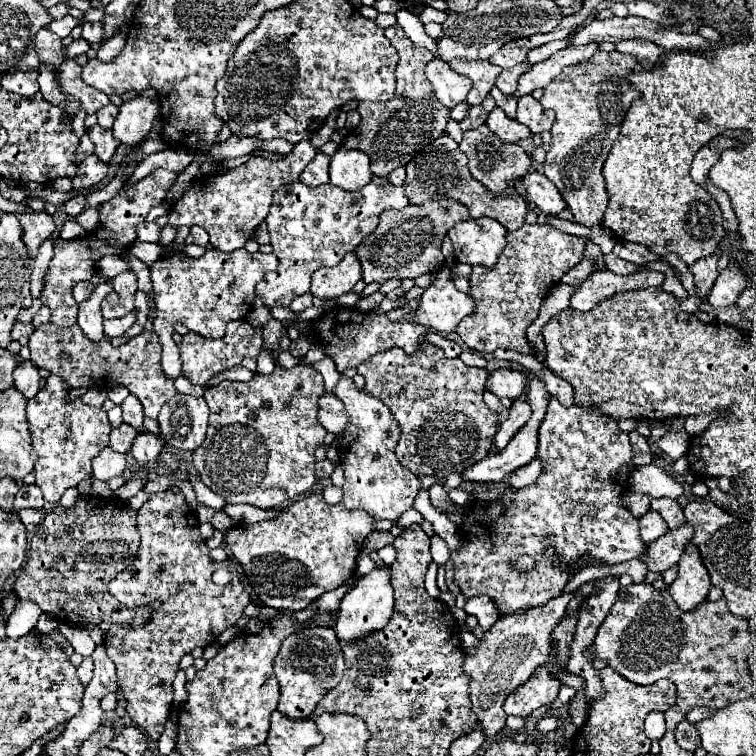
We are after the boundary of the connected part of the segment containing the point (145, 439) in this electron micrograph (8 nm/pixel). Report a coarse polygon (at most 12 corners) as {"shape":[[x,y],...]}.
{"shape":[[151,431],[137,435],[131,453],[141,465],[157,463],[163,439]]}

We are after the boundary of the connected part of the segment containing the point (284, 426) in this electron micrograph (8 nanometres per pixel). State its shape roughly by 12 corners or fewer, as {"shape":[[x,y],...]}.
{"shape":[[277,365],[205,389],[193,451],[227,503],[313,483],[323,377]]}

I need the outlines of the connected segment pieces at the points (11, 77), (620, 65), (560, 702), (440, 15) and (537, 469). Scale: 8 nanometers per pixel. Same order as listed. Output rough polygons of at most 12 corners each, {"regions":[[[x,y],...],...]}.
{"regions":[[[37,69],[7,71],[1,87],[33,97],[39,91]],[[631,55],[563,69],[543,171],[575,221],[601,225],[601,169],[631,103]],[[561,687],[559,697],[551,705],[553,711],[559,711],[575,697],[575,689]],[[425,7],[419,15],[421,23],[443,23],[445,11]],[[541,461],[529,465],[509,475],[513,489],[535,483],[541,473]]]}

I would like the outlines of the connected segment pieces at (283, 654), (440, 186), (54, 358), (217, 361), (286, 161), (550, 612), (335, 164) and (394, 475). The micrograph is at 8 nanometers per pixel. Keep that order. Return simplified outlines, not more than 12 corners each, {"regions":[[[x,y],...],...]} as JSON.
{"regions":[[[333,629],[289,635],[275,657],[279,713],[307,719],[341,681]],[[445,133],[407,163],[409,203],[457,199],[471,217],[509,231],[527,203],[511,187],[493,197]],[[41,325],[31,361],[71,387],[125,385],[157,419],[175,395],[161,343],[113,347],[77,325]],[[231,321],[223,339],[187,333],[183,375],[205,385],[243,365],[255,373],[261,327]],[[301,141],[283,159],[251,155],[201,175],[169,211],[203,227],[211,245],[241,249],[273,193],[299,181],[317,151]],[[573,593],[501,617],[473,653],[473,713],[495,737],[503,701],[549,661]],[[343,145],[331,157],[331,185],[359,191],[373,177],[369,157]],[[341,377],[343,505],[395,521],[421,489],[399,423]]]}

